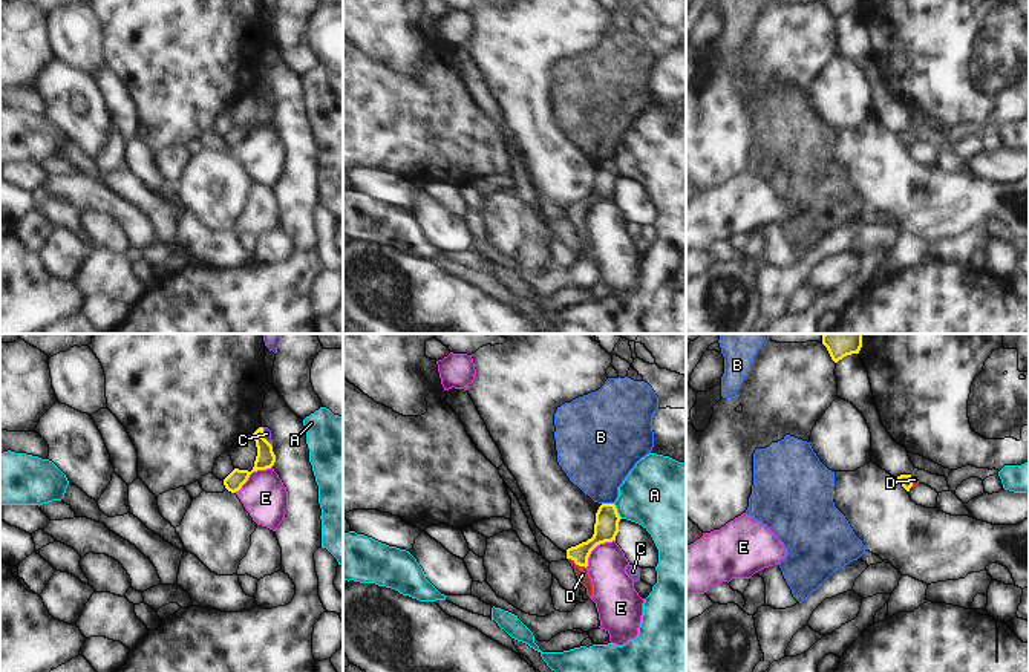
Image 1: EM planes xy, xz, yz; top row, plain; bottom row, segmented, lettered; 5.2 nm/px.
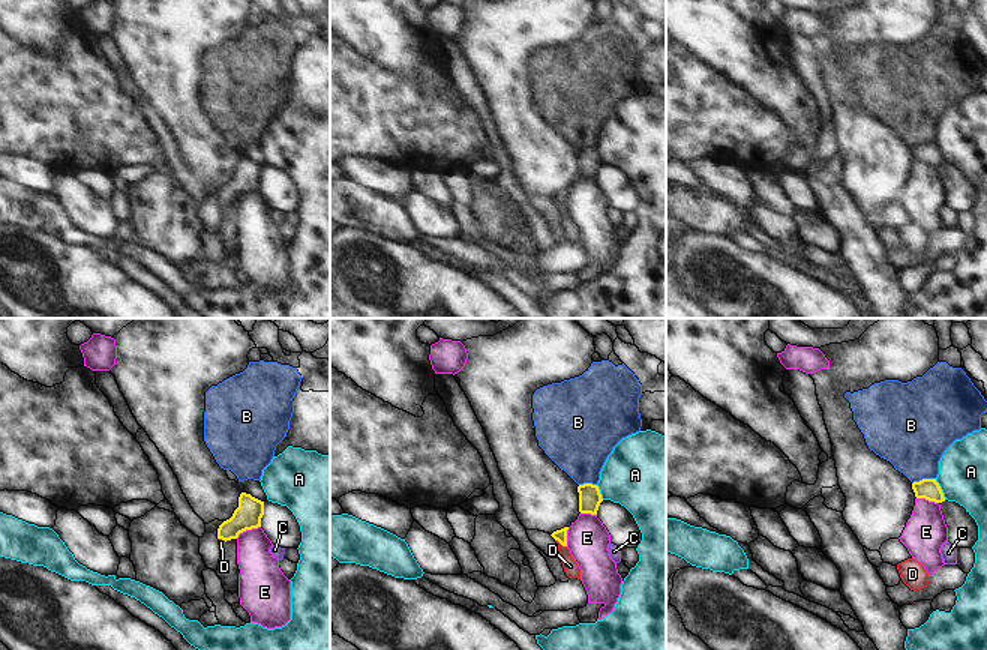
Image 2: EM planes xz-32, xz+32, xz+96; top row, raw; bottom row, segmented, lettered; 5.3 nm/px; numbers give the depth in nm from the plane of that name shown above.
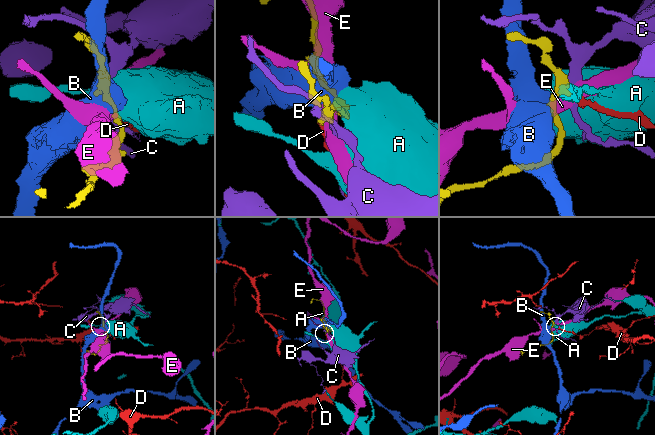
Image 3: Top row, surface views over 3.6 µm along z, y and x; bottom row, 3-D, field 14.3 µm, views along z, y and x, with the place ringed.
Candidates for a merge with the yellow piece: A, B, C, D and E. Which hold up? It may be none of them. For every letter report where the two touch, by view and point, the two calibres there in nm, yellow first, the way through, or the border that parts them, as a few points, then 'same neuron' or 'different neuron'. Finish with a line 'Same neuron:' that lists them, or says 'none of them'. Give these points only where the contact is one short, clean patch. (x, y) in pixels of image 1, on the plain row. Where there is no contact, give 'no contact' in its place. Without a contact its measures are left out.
A: meets yellow in xz at (616, 169); 130 nm thick on the yellow side, 380 nm on the other; border along xz (613, 161), (622, 175); different neuron
B: meets yellow in xz at (608, 161); 130 nm thick on the yellow side, 360 nm on the other; border along xz (602, 159), (613, 161); different neuron
C: meets yellow in xy at (262, 94); 100 nm thick on the yellow side, 50 nm on the other; border along xy (262, 84), (262, 94), (271, 103); different neuron
D: meets yellow in xz at (578, 221); 130 nm thick on the yellow side, 70 nm on the other; runs through xz (607, 184), (579, 213), (578, 221), (582, 231); same neuron
E: meets yellow in xy at (251, 129); 100 nm thick on the yellow side, 240 nm on the other; different neuron
Same neuron: D

